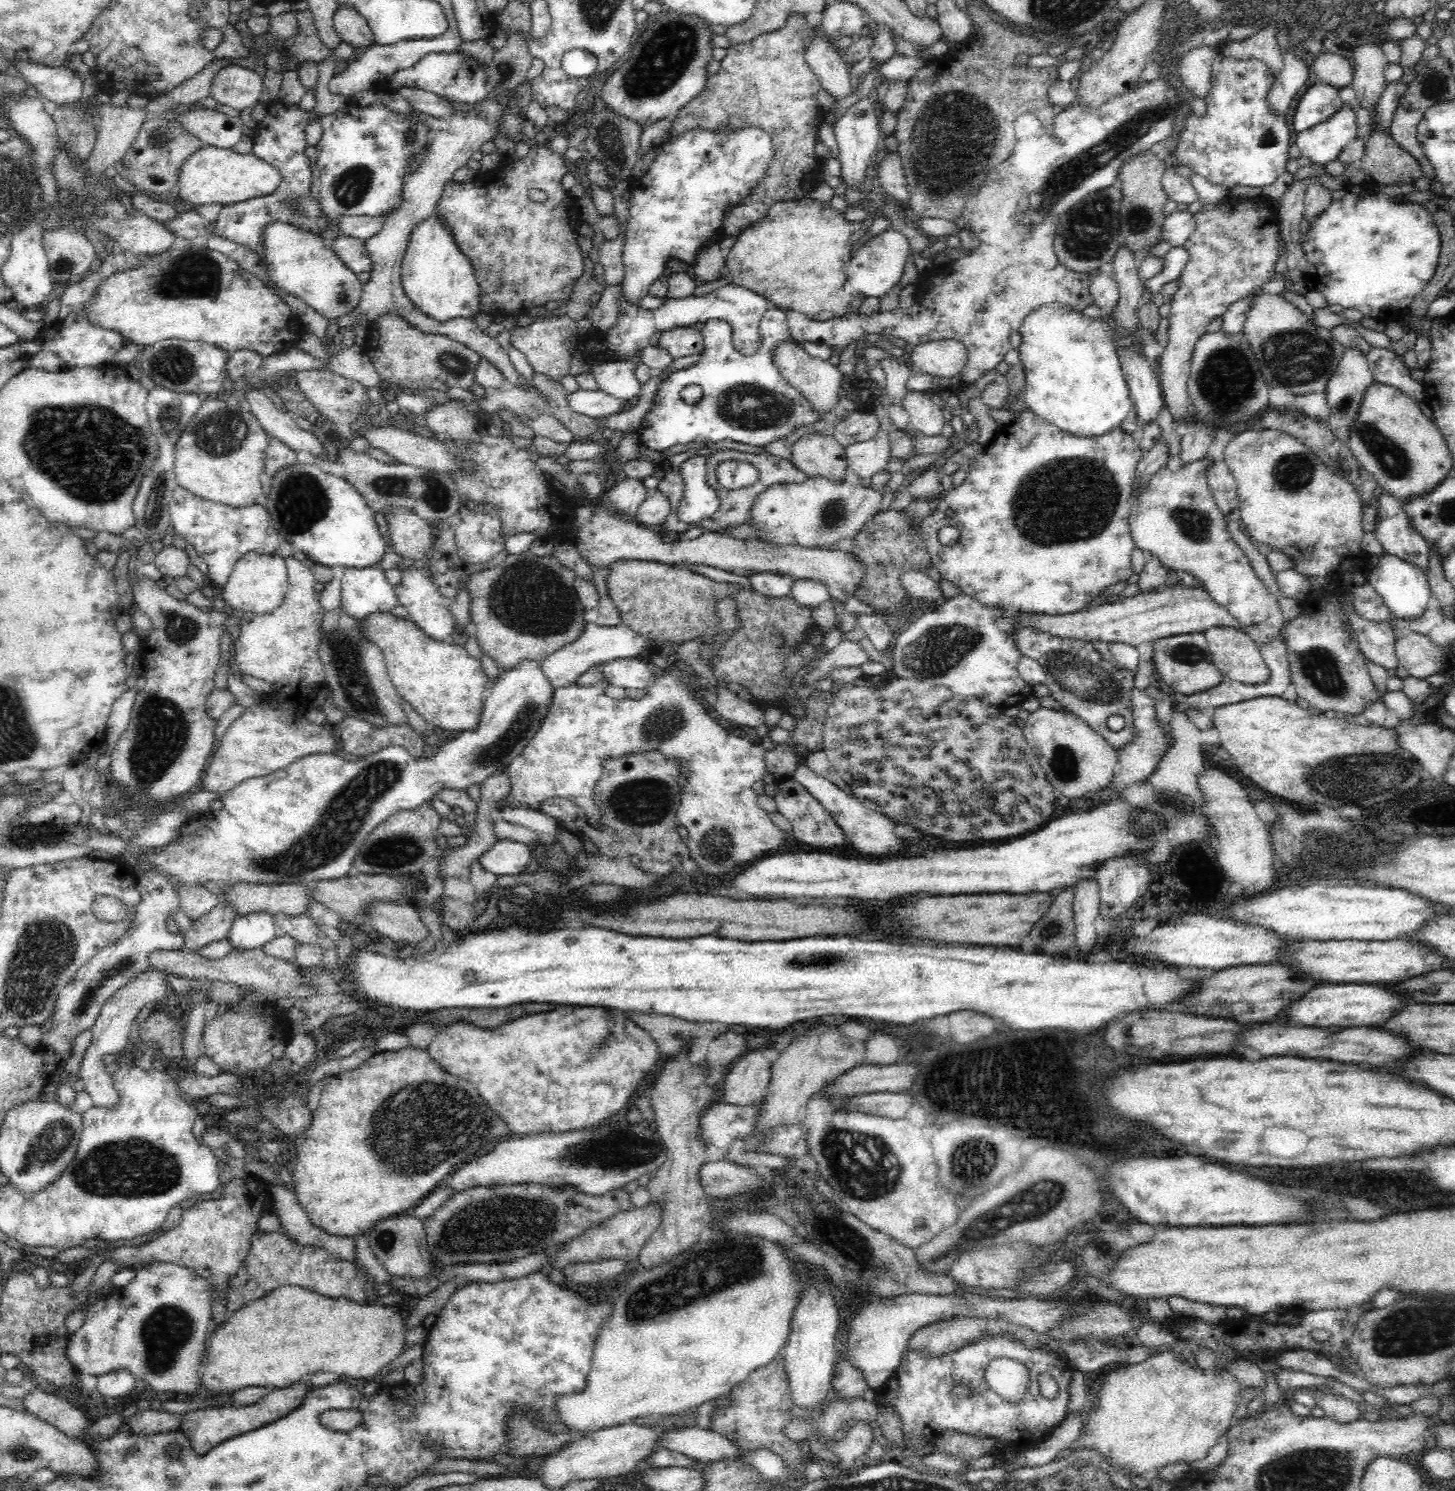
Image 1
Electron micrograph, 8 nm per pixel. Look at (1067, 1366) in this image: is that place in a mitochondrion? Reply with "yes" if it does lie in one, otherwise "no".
no

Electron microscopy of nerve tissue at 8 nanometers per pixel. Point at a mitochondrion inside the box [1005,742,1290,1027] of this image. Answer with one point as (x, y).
(1064, 762)

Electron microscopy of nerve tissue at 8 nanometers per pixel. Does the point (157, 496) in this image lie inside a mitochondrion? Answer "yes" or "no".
yes

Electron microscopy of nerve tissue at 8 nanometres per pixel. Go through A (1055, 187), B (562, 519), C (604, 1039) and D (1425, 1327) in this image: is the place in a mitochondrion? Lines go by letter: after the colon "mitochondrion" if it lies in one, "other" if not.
A: mitochondrion
B: other
C: mitochondrion
D: mitochondrion

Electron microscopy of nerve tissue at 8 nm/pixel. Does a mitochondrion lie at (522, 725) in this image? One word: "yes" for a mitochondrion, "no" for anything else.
yes

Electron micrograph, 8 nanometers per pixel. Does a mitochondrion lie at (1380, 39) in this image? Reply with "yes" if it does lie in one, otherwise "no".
no

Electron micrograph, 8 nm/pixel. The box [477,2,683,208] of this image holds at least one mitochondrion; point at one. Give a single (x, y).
(611, 138)

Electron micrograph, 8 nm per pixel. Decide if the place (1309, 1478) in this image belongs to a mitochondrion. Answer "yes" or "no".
yes

